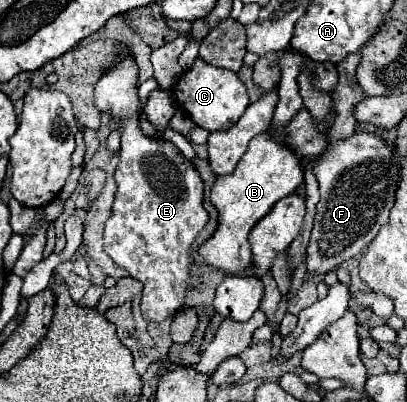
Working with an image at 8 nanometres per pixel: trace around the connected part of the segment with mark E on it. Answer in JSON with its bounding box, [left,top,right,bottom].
[96,54,208,322]

